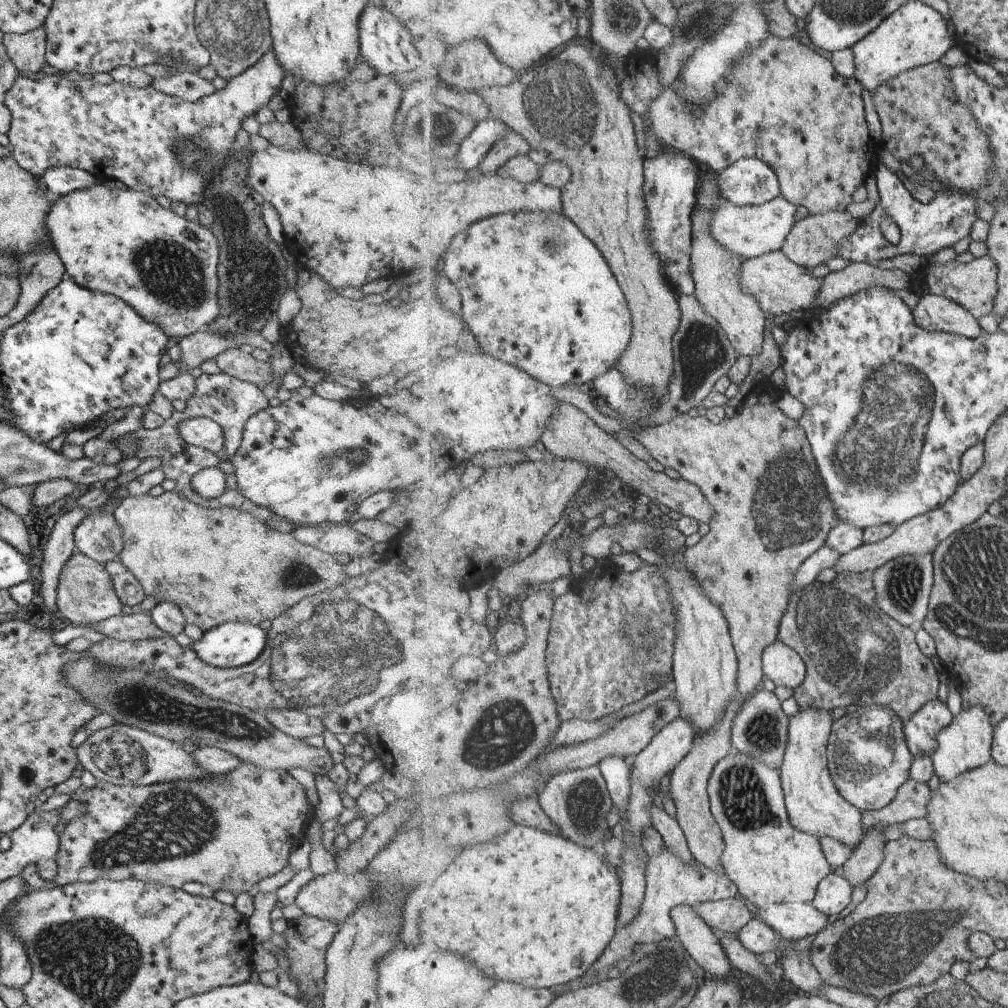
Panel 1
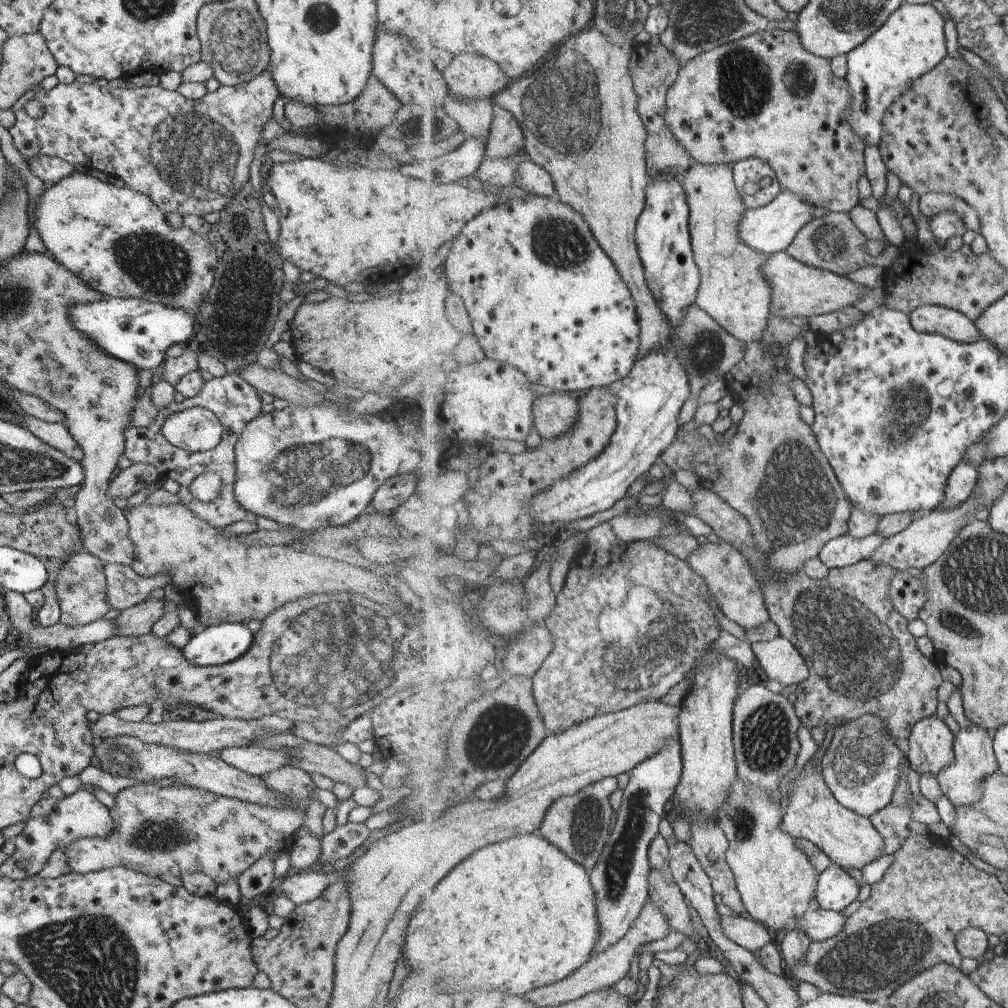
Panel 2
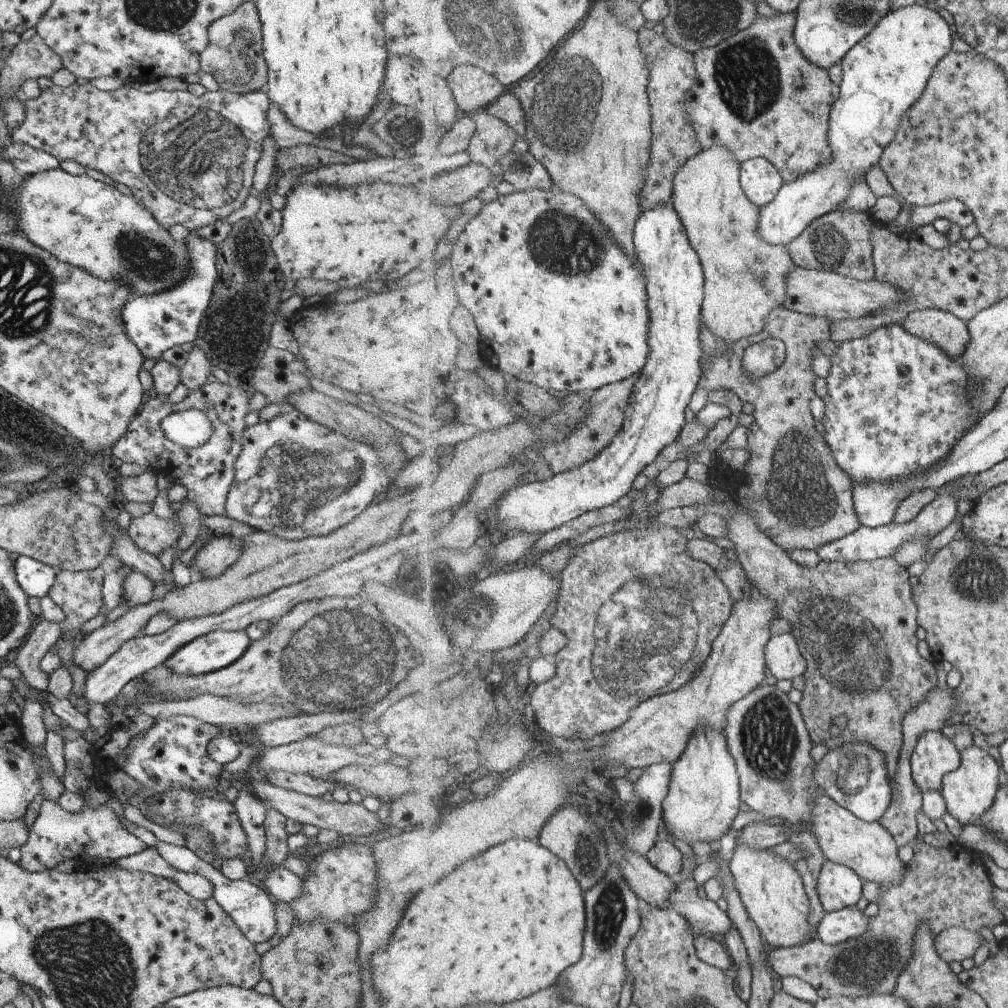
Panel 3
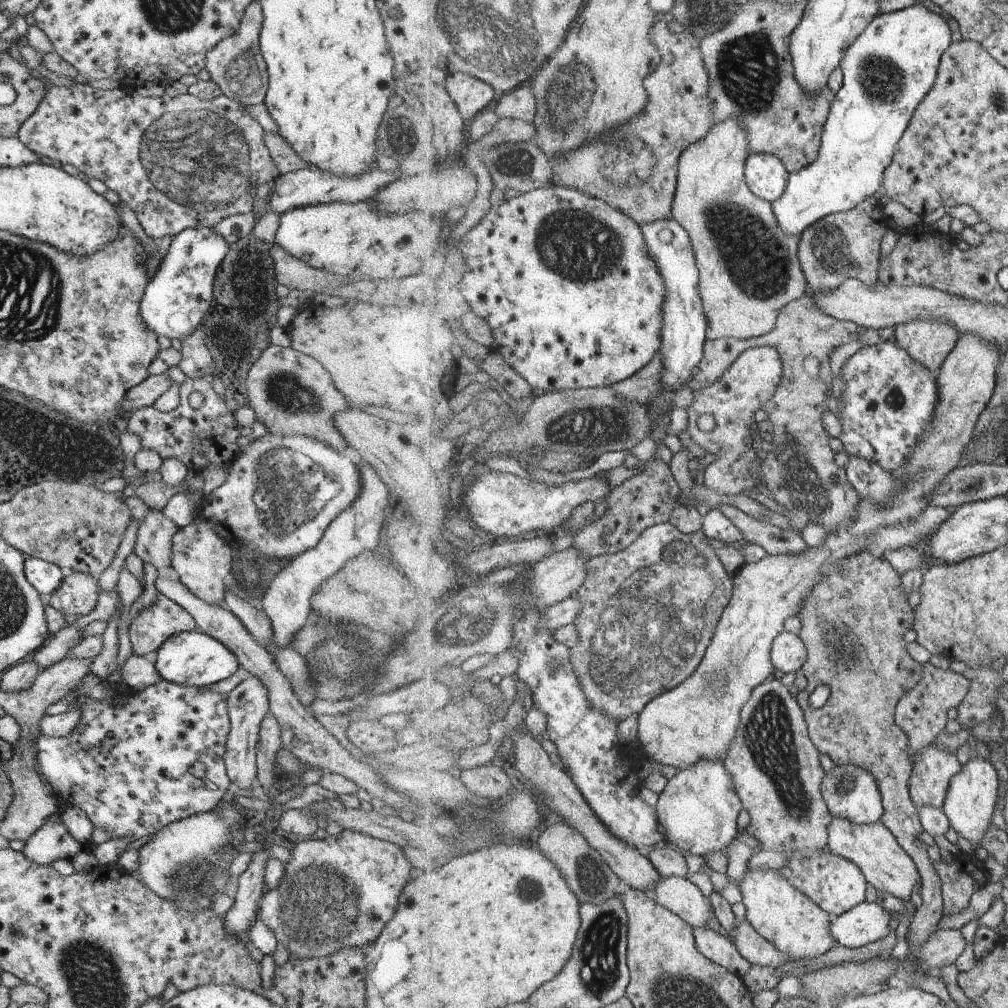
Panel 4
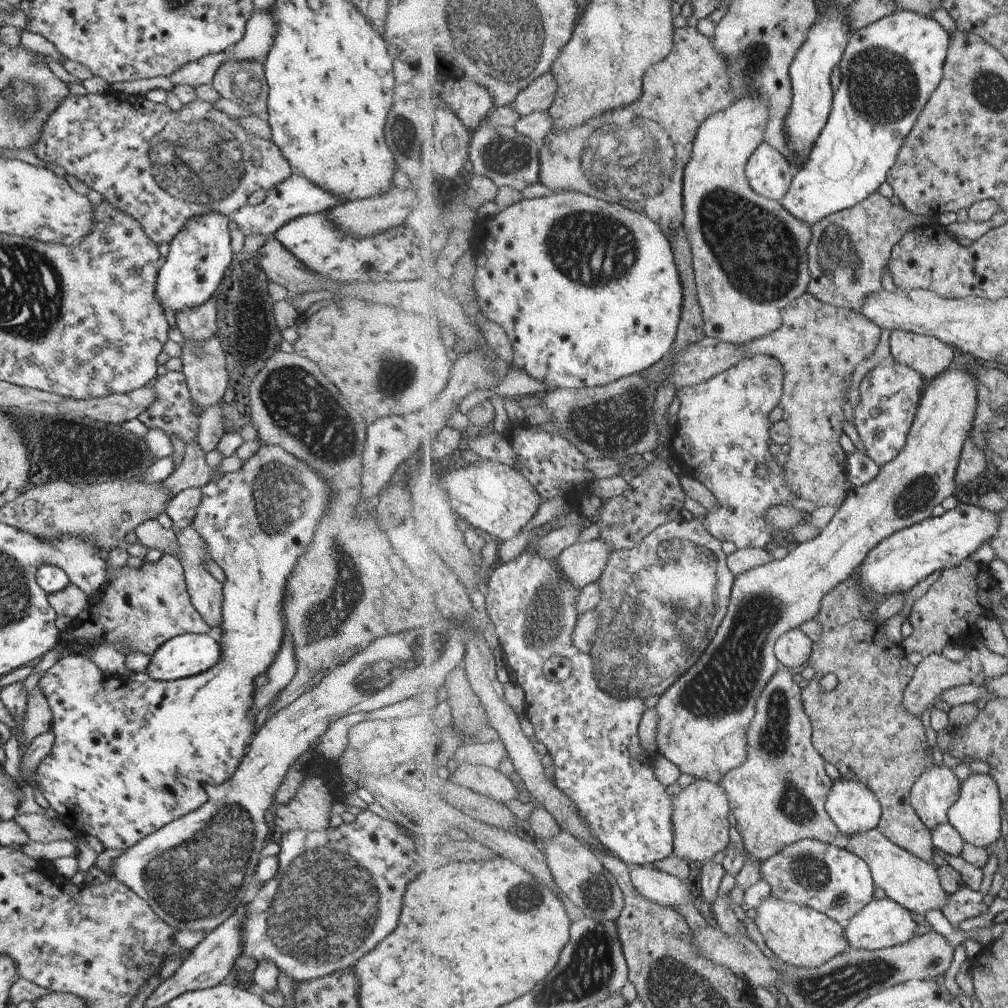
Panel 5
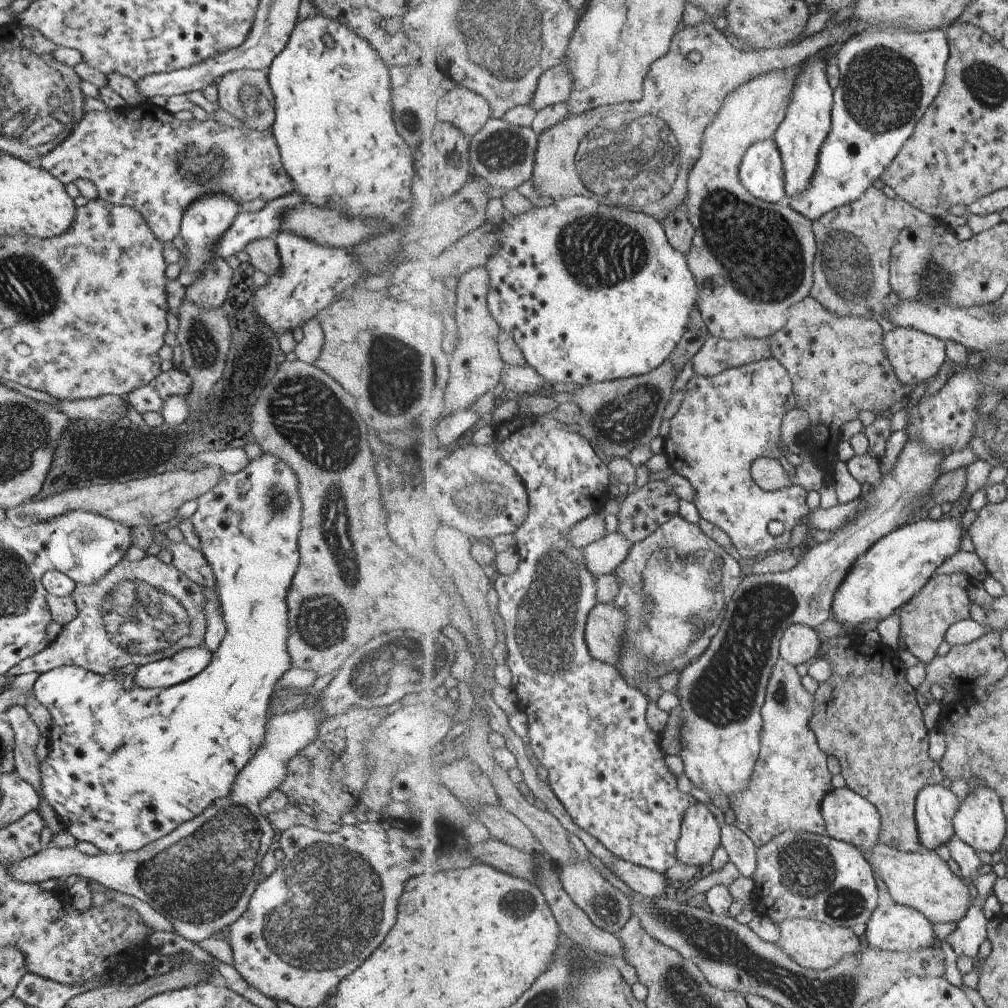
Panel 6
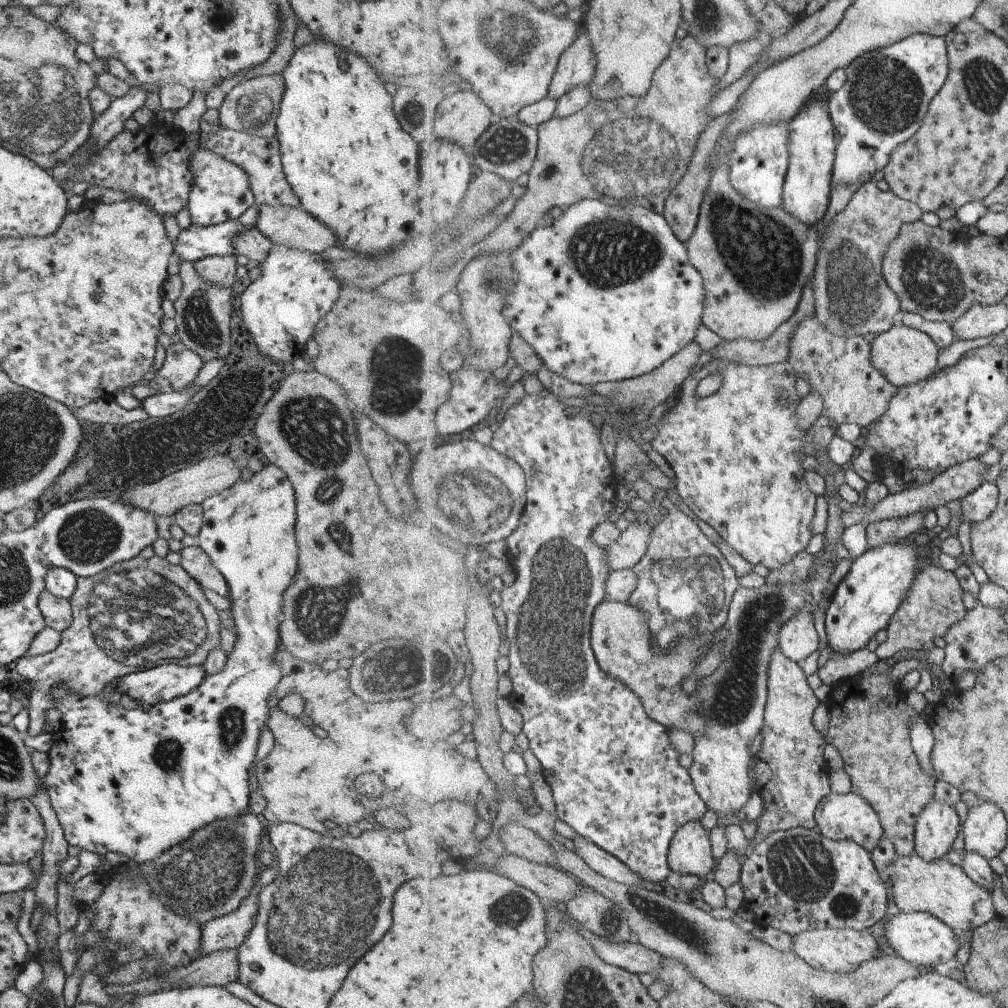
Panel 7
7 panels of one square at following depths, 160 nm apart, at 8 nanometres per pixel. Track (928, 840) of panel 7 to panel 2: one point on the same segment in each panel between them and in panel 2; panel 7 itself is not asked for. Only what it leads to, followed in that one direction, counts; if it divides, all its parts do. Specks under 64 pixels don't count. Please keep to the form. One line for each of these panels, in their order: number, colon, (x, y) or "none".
2: (931, 745)
3: (935, 755)
4: (934, 769)
5: (937, 790)
6: (936, 806)

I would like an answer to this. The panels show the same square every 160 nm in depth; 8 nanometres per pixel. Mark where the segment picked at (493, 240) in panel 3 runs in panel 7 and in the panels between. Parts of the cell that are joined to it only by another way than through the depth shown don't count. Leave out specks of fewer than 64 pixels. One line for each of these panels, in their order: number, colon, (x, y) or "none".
4: (567, 283)
5: (588, 292)
6: (591, 293)
7: (606, 293)

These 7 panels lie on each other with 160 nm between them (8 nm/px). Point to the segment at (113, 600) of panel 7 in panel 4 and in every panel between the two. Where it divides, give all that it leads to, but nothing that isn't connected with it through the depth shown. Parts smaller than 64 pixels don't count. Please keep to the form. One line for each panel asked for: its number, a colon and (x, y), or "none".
4: (152, 625)
5: (139, 609)
6: (141, 611)

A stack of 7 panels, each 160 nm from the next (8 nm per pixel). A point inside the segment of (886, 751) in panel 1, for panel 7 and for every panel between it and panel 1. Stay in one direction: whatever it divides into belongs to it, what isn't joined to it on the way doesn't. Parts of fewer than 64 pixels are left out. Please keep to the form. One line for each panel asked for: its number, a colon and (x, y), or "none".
2: (863, 768)
3: (856, 777)
4: (851, 792)
5: (851, 804)
6: (849, 817)
7: (849, 816)

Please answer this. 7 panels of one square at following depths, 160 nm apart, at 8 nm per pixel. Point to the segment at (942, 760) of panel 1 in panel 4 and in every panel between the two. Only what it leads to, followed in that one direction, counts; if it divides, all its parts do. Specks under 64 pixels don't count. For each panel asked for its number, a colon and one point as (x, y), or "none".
2: (976, 759)
3: (969, 792)
4: (971, 803)

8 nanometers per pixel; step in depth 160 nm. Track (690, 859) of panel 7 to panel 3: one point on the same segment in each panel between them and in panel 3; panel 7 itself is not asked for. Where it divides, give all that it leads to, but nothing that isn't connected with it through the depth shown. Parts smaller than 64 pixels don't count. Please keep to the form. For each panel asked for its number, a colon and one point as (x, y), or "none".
3: (705, 795)
4: (698, 810)
5: (702, 828)
6: (701, 834)

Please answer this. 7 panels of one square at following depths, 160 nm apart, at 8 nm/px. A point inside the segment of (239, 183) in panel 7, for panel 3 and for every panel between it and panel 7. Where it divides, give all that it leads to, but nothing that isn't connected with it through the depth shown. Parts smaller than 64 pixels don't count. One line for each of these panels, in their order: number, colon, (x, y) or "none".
3: (155, 322)
4: (177, 295)
5: (199, 253)
6: (202, 224)

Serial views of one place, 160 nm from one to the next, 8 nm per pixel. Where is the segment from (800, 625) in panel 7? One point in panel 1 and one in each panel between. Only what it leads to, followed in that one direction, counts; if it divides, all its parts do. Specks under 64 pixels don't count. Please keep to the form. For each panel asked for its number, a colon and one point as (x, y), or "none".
1: (782, 665)
2: (780, 659)
3: (785, 660)
4: (789, 652)
5: (794, 649)
6: (800, 643)

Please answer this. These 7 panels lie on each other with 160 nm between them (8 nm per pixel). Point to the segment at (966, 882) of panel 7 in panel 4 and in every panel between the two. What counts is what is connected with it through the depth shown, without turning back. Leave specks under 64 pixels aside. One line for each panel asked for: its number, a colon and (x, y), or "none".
4: (887, 866)
5: (905, 878)
6: (924, 881)

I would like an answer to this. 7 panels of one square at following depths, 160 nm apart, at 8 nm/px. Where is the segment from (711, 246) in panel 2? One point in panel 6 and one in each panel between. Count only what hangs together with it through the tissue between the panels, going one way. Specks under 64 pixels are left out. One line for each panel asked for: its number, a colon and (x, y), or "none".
3: (746, 277)
4: (744, 285)
5: (758, 265)
6: (753, 260)

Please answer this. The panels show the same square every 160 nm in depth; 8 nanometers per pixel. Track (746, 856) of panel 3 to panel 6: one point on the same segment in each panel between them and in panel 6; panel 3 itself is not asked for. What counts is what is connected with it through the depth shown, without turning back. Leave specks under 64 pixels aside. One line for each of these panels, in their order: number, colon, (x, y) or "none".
4: (788, 918)
5: (801, 936)
6: (815, 945)

